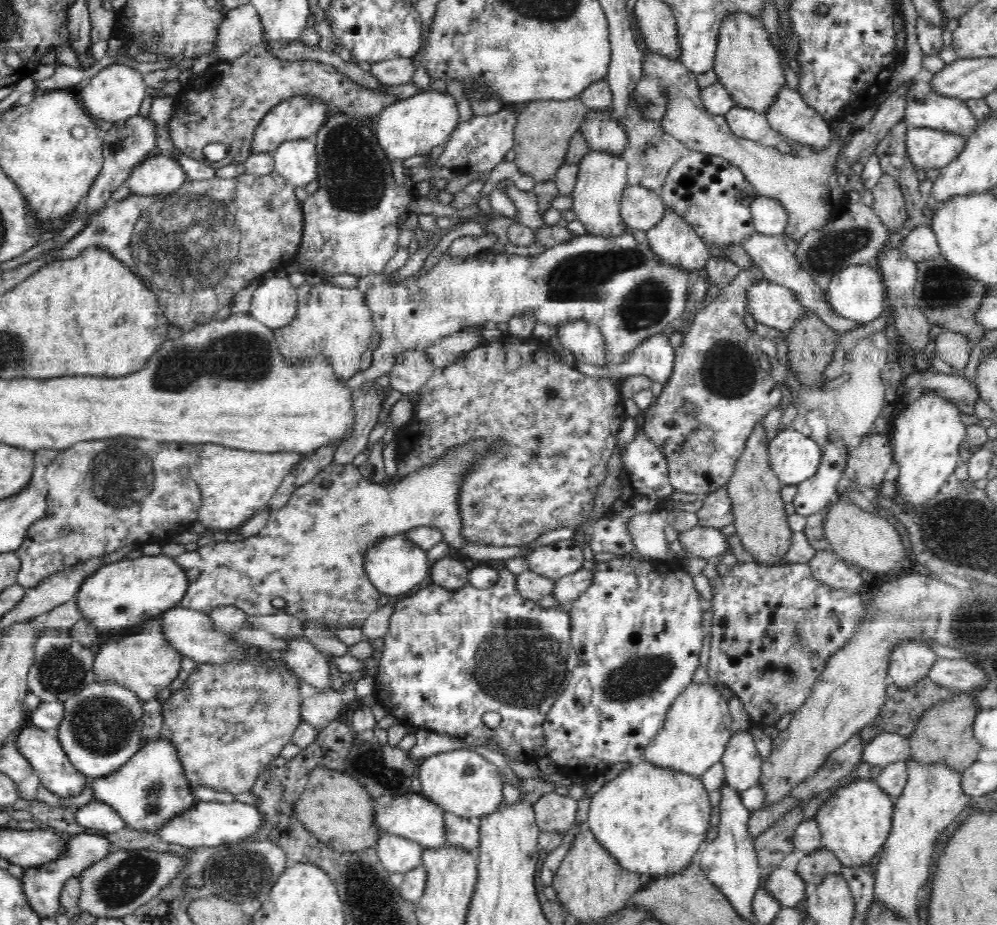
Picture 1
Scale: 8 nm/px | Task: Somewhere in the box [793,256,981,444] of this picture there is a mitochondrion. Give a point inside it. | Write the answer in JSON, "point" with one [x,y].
{"point":[941,288]}

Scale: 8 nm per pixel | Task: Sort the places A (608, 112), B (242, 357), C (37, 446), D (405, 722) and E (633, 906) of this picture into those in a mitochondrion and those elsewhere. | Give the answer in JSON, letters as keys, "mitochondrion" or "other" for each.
{"A":"other","B":"mitochondrion","C":"other","D":"other","E":"other"}

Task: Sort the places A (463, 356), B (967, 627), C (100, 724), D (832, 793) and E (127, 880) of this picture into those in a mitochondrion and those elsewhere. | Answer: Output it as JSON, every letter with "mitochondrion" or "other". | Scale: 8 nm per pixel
{"A":"other","B":"mitochondrion","C":"mitochondrion","D":"other","E":"mitochondrion"}

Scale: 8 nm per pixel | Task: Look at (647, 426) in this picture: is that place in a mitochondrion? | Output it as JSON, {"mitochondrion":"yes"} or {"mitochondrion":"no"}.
{"mitochondrion":"no"}

